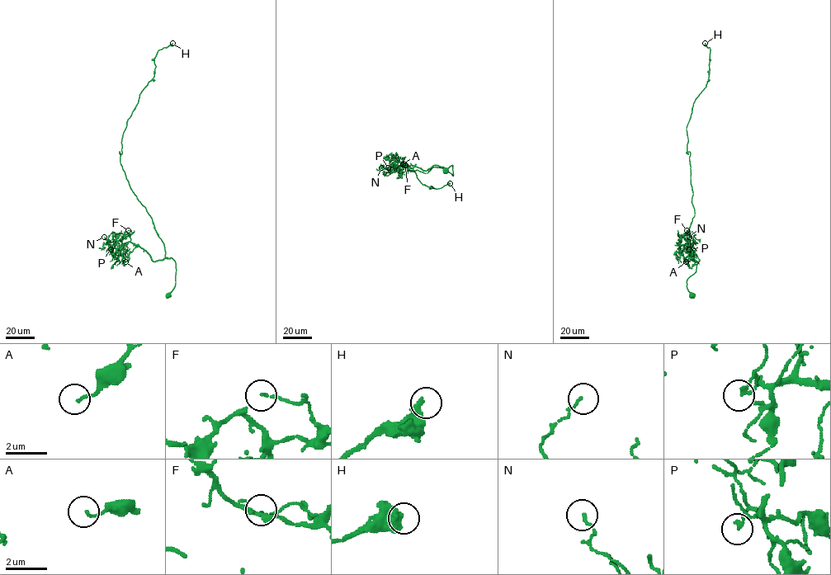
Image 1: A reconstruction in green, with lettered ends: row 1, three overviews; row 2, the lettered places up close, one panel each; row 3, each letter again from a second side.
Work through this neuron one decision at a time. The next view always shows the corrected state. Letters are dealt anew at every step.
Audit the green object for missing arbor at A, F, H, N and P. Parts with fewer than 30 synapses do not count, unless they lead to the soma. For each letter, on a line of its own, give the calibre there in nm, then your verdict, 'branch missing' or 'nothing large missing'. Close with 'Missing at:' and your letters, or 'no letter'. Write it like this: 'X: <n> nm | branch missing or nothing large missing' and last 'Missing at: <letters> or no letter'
A: 120 nm | nothing large missing
F: 110 nm | nothing large missing
H: 280 nm | nothing large missing
N: 100 nm | nothing large missing
P: 170 nm | nothing large missing
Missing at: no letter

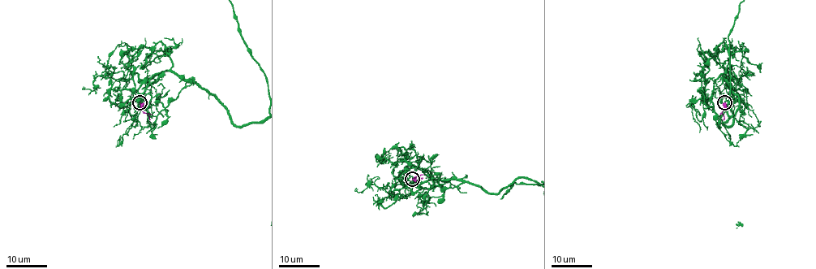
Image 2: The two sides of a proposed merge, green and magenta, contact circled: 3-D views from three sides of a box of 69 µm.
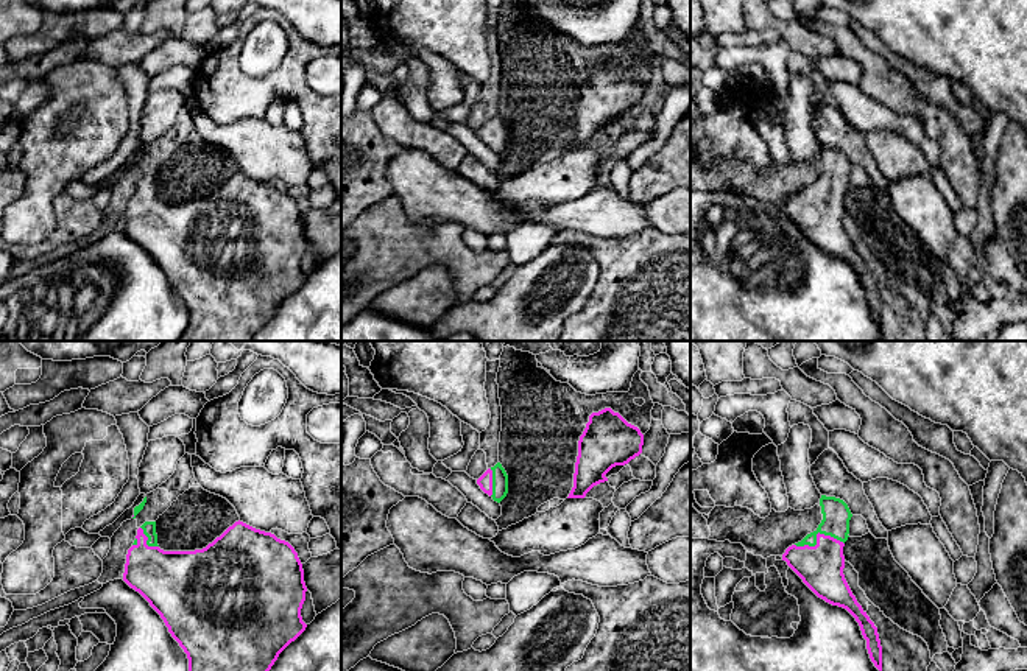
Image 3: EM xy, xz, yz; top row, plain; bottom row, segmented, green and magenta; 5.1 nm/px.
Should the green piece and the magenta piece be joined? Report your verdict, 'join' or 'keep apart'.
join

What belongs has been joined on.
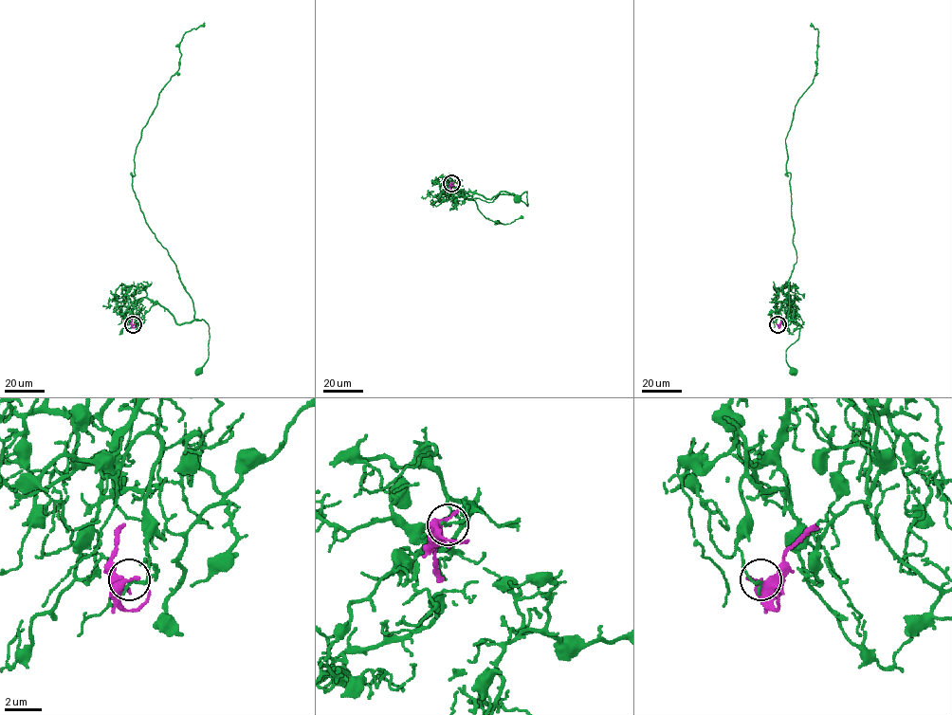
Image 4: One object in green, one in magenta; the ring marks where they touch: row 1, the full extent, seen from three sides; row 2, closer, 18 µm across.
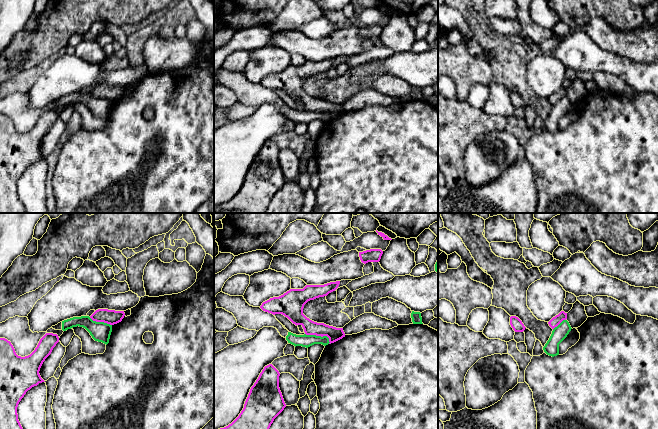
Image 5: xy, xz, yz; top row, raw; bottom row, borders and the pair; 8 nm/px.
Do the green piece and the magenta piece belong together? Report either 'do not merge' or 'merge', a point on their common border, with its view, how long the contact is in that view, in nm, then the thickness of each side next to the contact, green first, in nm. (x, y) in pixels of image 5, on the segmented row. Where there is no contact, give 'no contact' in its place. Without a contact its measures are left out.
do not merge; meets green in xz at (319, 336); contact 220 nm long; 100 nm thick on the green side, 120 nm on the other

